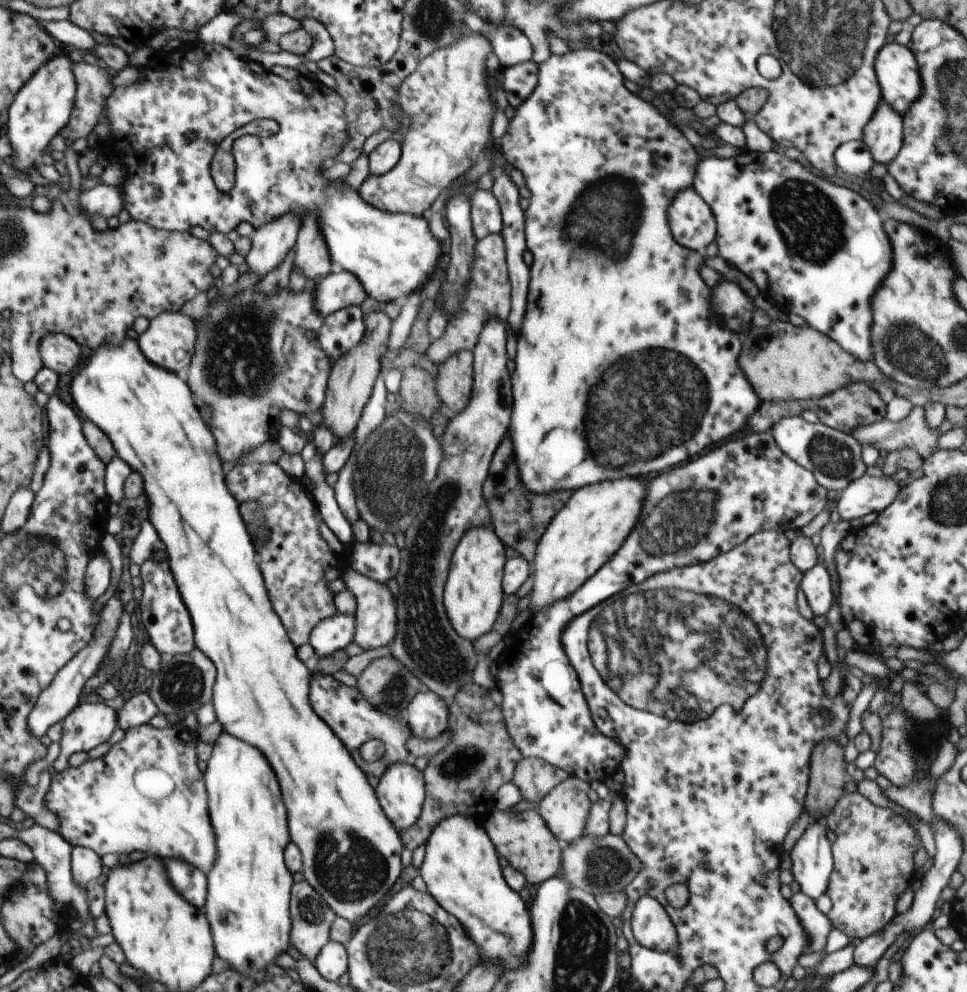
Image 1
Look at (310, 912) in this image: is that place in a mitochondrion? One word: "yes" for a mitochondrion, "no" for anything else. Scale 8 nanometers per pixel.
yes

